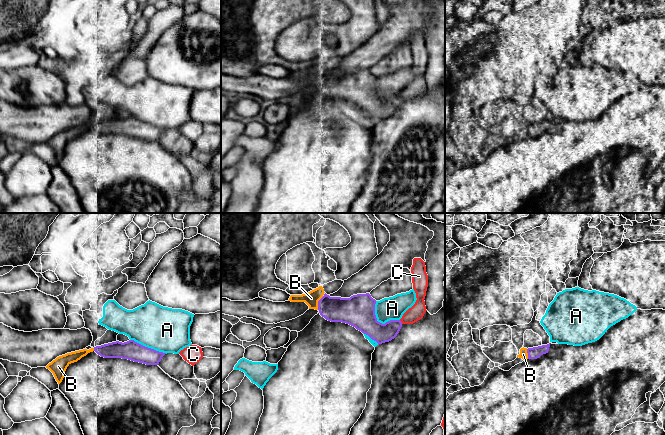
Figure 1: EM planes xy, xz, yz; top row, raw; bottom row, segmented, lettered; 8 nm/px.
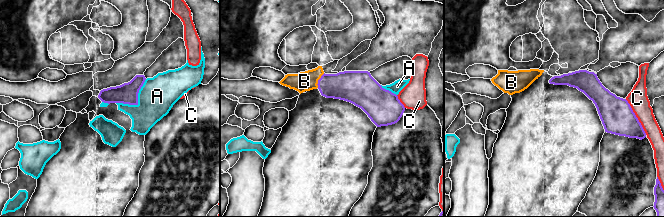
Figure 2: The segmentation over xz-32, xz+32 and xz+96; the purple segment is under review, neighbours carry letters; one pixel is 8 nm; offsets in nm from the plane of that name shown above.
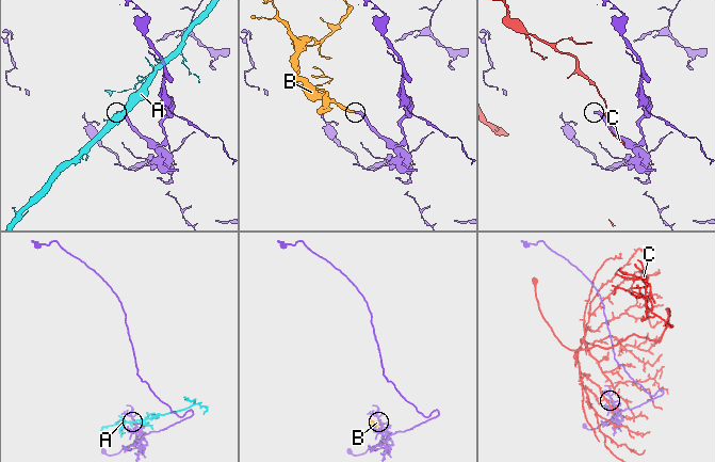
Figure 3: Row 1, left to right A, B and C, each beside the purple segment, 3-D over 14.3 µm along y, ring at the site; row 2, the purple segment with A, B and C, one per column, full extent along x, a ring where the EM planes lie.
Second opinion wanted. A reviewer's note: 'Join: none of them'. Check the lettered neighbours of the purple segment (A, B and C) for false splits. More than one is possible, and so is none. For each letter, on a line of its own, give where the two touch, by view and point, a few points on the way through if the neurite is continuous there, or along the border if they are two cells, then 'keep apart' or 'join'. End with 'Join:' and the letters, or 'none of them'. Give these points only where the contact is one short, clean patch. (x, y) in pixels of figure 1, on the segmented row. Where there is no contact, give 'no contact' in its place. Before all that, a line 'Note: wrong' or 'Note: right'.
Note: wrong
A: meets purple in xz at (379, 322); keep apart
B: meets purple in xz at (318, 303); join
C: meets purple in xz at (401, 322); keep apart
Join: B

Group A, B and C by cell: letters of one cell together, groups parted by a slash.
A / B / C

